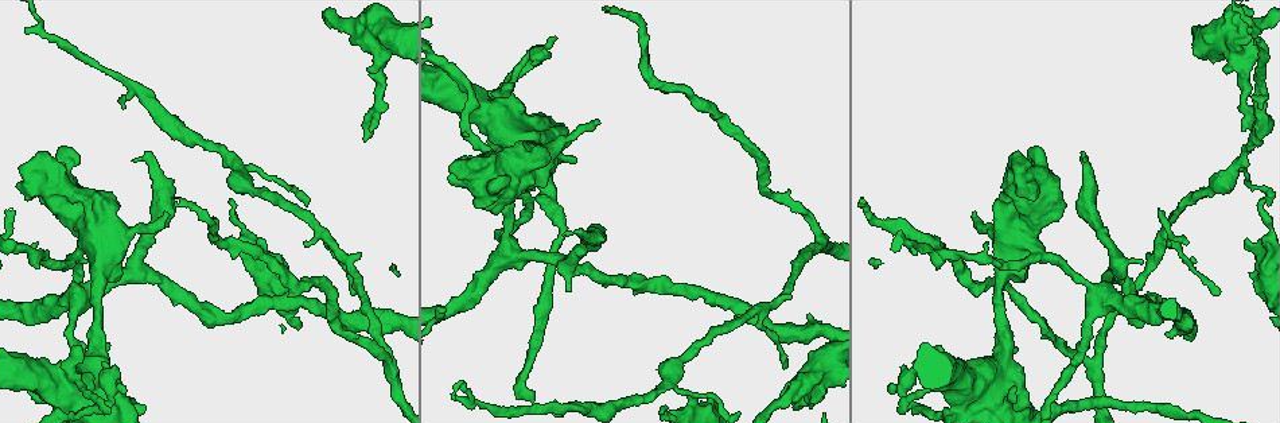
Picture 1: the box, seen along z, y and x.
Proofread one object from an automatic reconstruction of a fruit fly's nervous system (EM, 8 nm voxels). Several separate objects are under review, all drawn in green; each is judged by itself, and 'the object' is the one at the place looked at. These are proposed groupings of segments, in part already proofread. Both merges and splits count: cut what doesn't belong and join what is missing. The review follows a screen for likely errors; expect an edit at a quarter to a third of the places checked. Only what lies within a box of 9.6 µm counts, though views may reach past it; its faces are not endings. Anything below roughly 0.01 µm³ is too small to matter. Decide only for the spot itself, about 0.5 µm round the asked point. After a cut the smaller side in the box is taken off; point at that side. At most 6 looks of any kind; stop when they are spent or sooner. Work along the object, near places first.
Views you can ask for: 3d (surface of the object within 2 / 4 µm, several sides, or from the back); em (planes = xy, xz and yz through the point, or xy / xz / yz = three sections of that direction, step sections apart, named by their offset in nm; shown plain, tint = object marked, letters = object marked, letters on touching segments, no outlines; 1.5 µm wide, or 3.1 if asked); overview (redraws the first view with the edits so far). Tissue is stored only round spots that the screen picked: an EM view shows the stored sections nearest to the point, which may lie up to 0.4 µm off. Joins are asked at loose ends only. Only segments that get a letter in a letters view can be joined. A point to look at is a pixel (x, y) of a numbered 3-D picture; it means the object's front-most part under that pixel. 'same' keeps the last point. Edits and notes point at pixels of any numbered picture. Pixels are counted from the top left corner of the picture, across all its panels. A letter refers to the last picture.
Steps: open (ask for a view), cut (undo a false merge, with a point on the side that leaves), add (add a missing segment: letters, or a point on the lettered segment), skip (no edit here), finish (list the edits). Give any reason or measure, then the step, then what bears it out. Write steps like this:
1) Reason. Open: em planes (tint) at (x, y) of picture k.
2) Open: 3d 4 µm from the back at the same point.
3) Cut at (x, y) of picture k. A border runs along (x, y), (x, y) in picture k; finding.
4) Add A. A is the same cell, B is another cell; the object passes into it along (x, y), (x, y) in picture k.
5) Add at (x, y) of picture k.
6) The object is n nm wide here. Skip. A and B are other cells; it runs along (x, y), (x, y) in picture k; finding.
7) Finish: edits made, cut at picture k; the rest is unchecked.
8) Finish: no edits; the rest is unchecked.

An open end. Open: em planes (letters) at (571, 288) of picture 1.

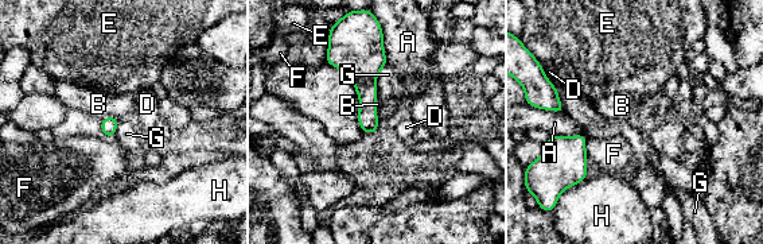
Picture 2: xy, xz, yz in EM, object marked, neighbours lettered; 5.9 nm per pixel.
Skip. A, B, D, E, F, G and H are other cells; a border runs along (101, 117), (120, 119) in picture 2; no lettered segment goes on from it.

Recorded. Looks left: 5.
Tapers out. Open: em planes (letters) at (460, 398) of picture 1.

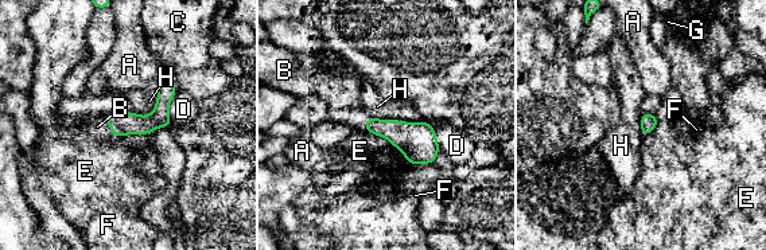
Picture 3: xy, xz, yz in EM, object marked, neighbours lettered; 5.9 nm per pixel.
Add B. B is the same cell, A, C, D, E, F, G and H are other cells; it goes on there.

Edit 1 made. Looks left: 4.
See it whole again. Open: overview.

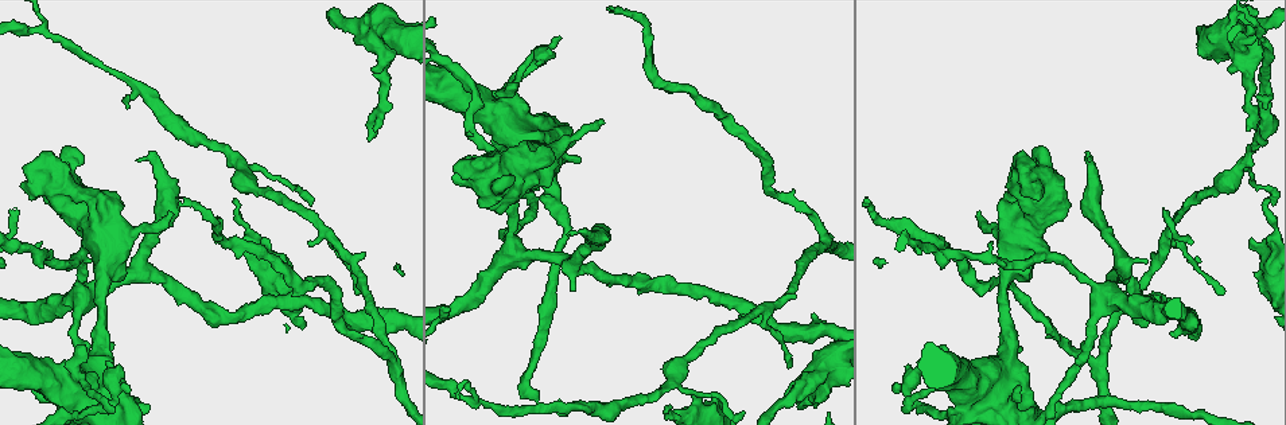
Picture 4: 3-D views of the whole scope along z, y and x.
Open: 3d 4 µm at (1255, 41) of picture 4.

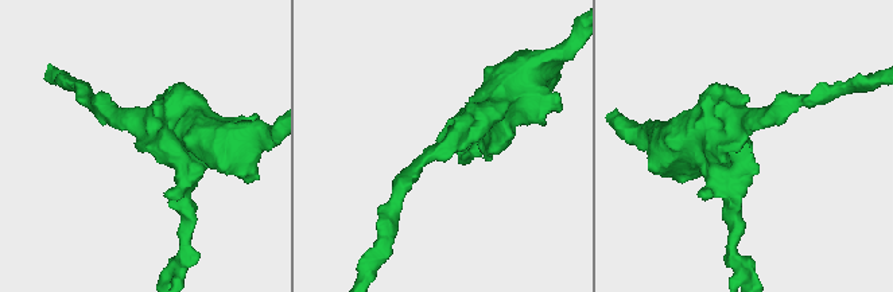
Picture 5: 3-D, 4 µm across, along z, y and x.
The arms are 220, 380 nm wide. Open: em planes (letters) at (439, 139) of picture 5.

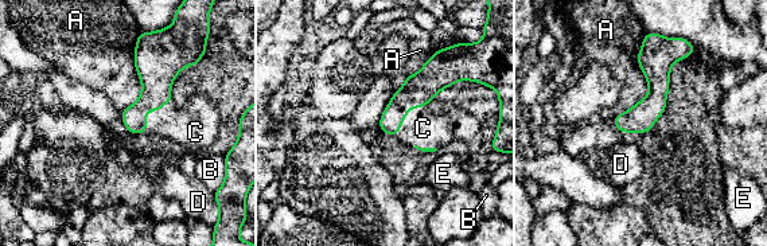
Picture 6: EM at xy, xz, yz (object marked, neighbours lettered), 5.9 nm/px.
Add C. C is the same cell, A, B, D and E are other cells; it goes on there.

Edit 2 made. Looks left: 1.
Finish: edits made, add at picture 3, add at picture 6; the rest is unchecked.

